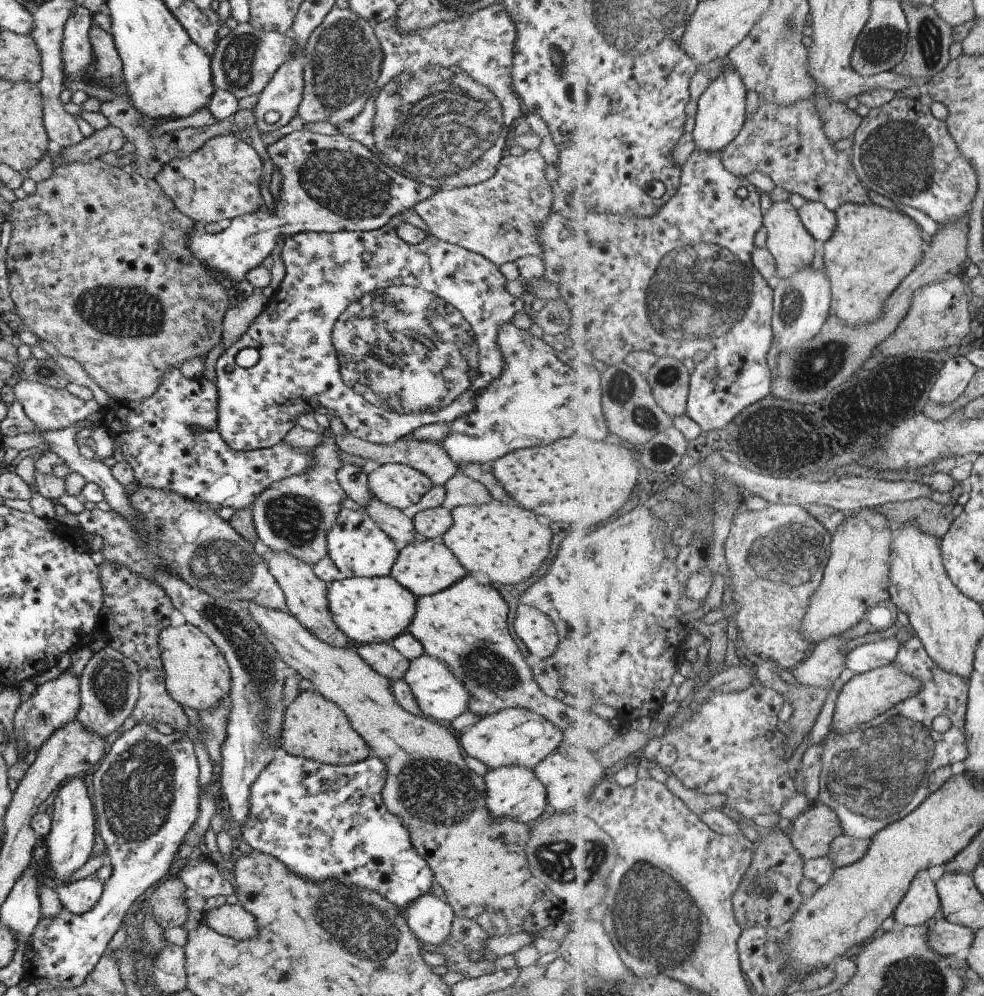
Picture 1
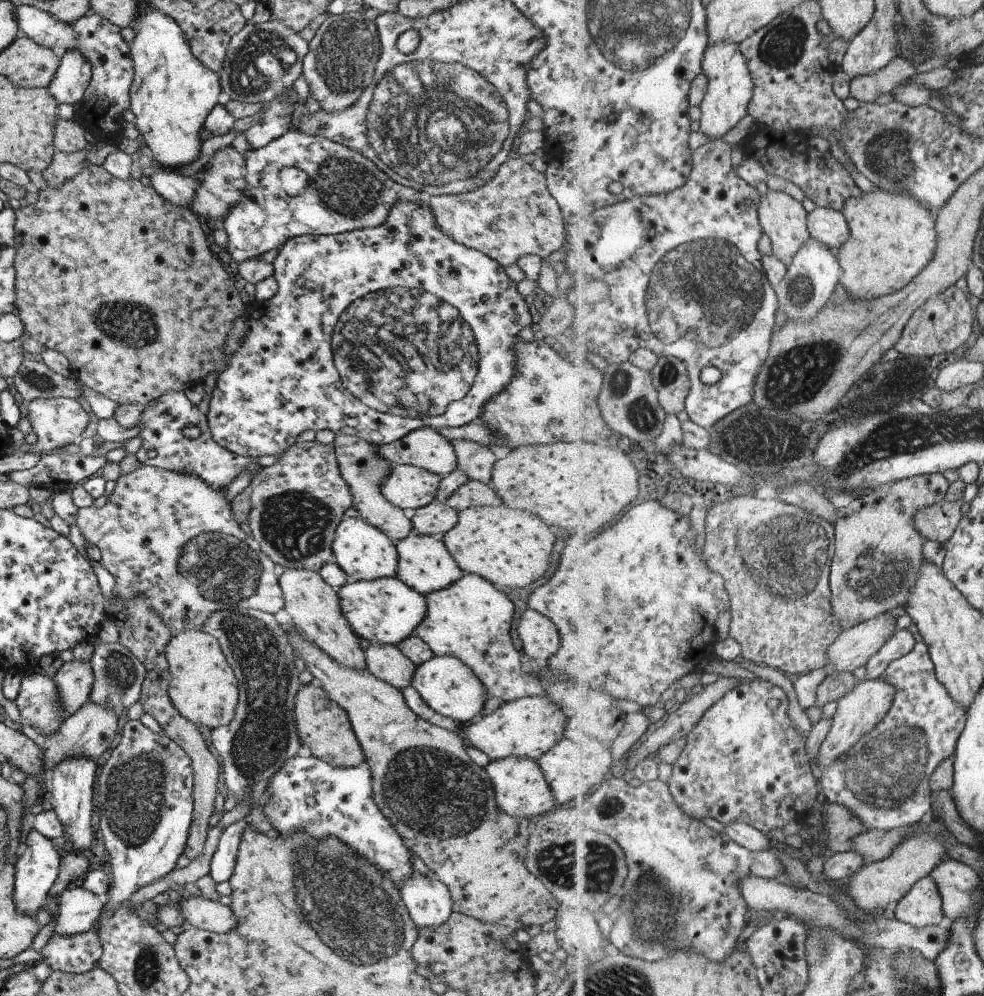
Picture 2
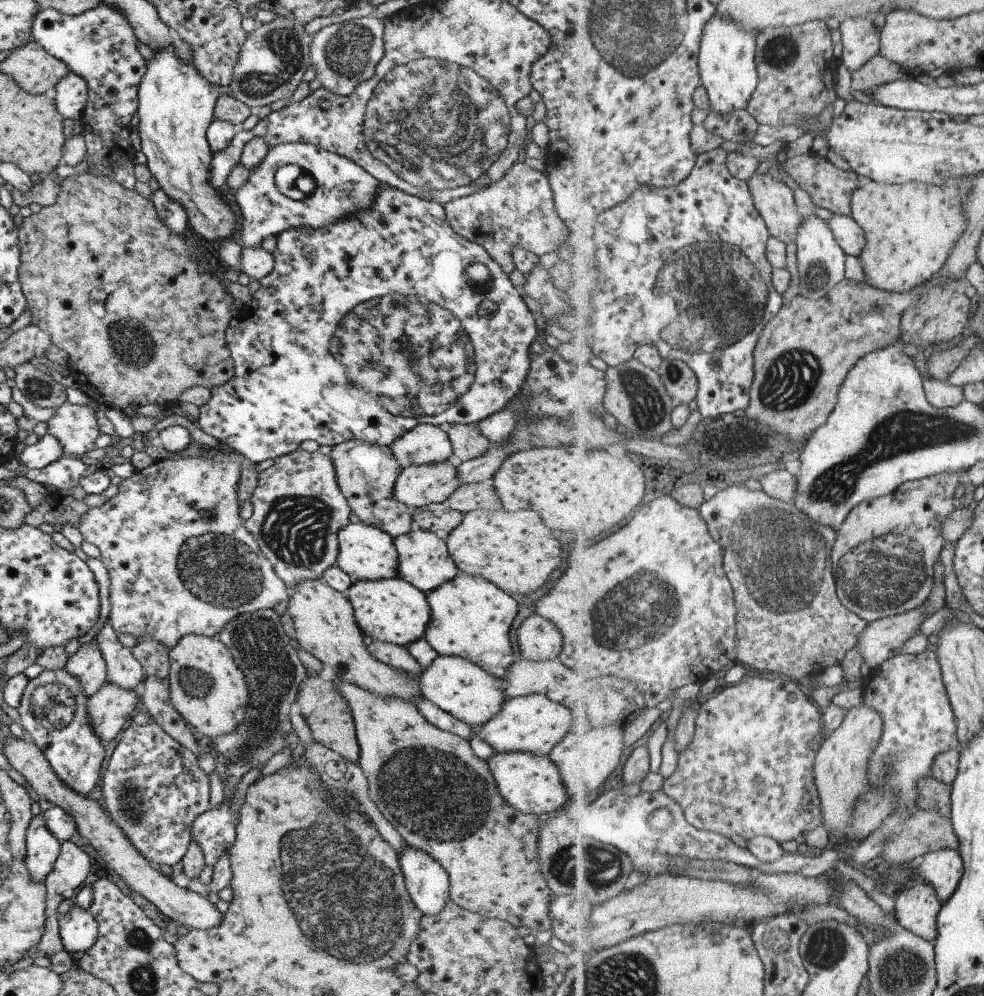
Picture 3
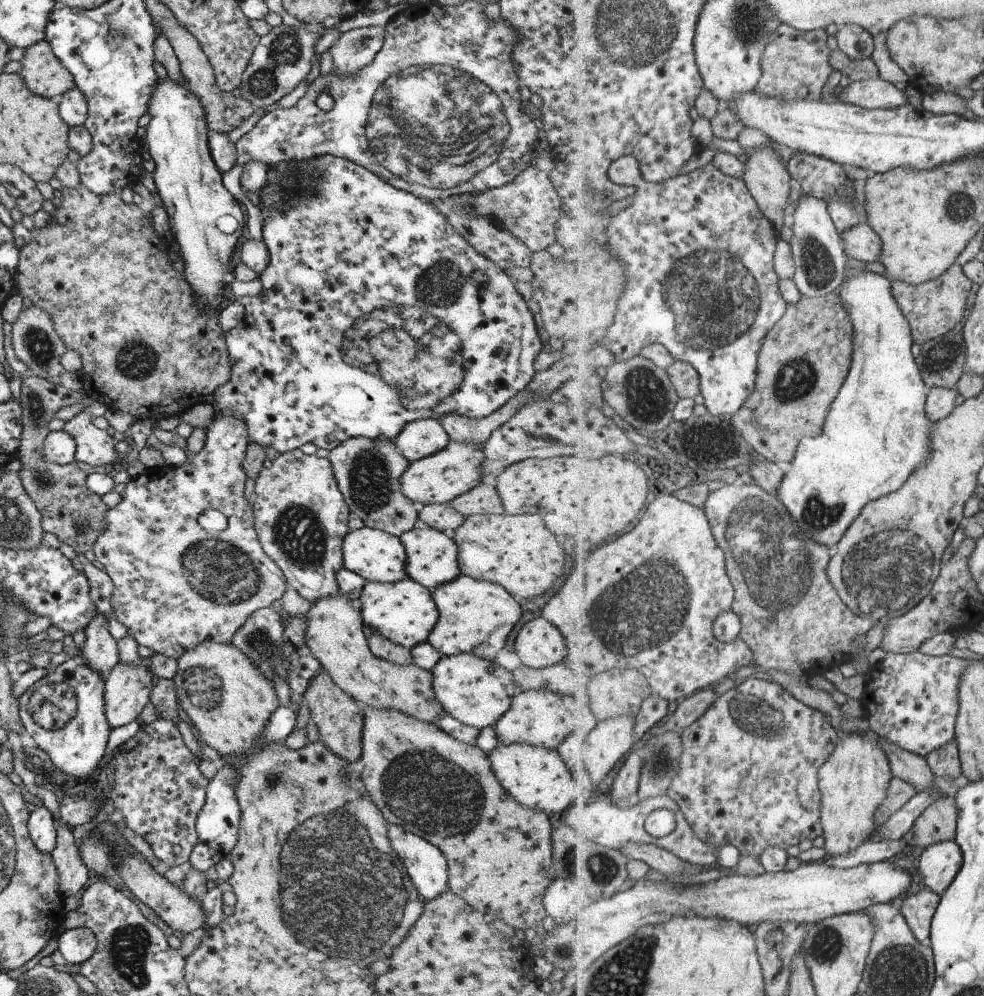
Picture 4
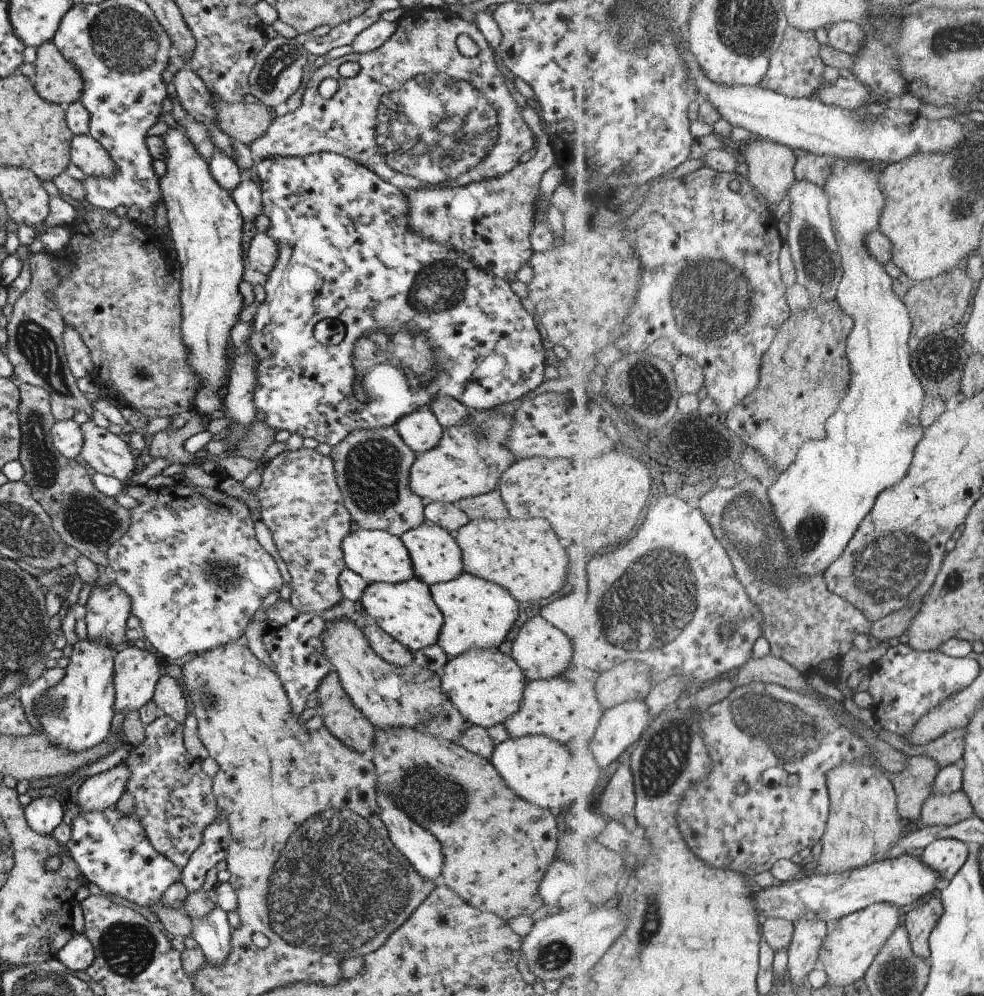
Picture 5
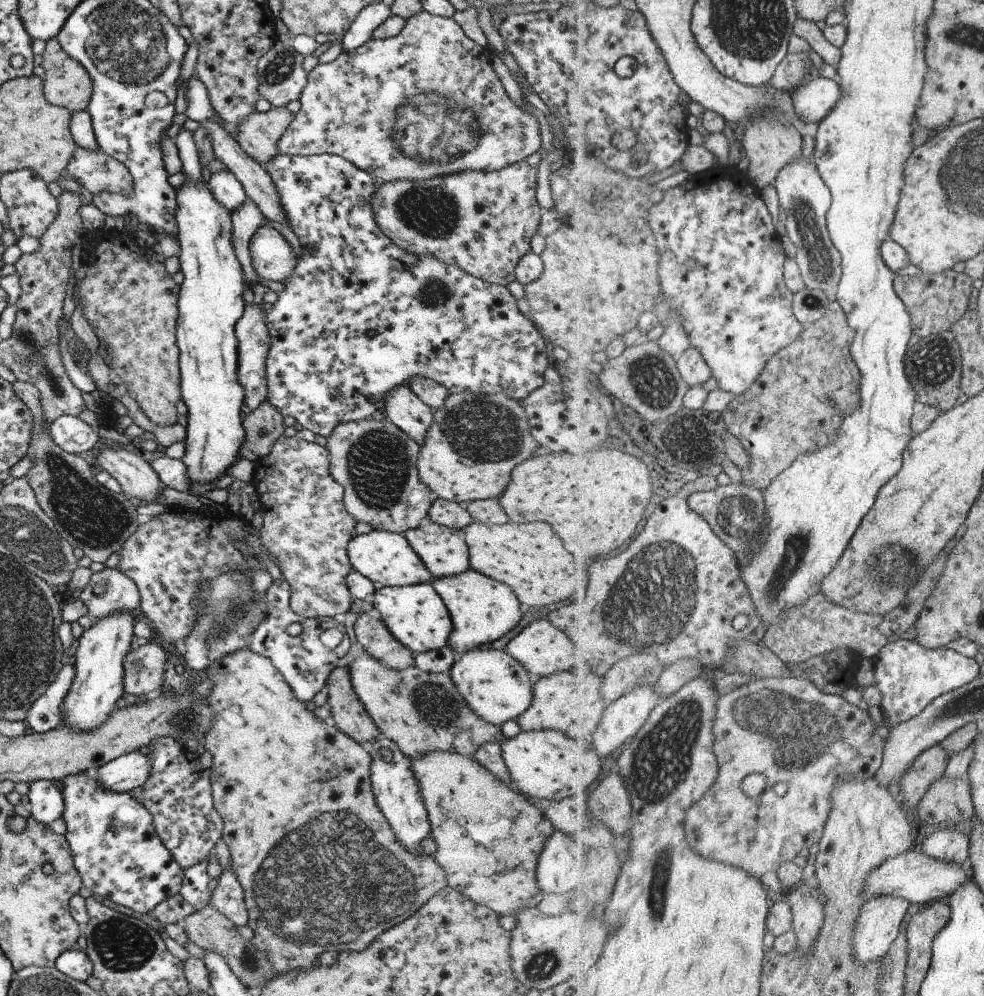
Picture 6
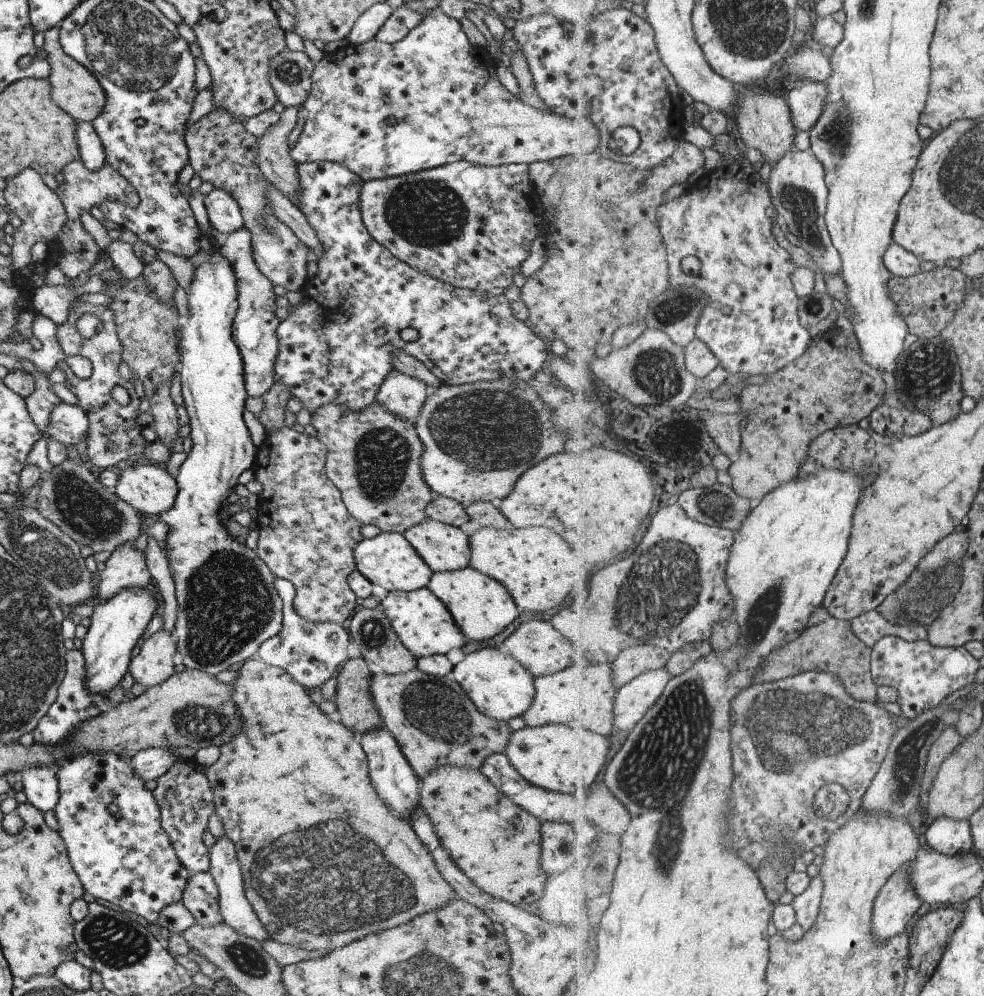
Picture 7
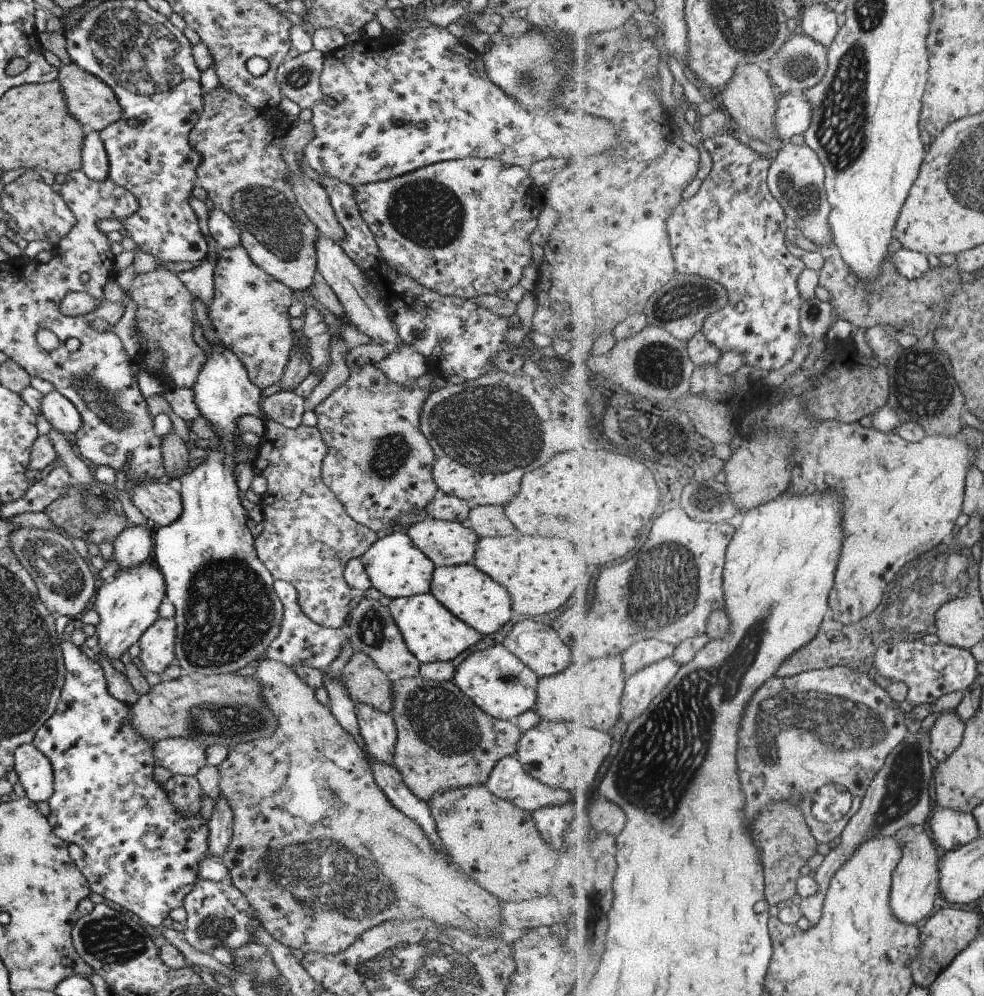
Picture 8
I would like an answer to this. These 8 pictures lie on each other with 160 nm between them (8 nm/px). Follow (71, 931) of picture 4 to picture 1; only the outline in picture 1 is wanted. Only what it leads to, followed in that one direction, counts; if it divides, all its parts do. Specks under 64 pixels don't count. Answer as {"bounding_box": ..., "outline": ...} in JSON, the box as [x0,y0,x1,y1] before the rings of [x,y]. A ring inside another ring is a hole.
{"bounding_box":[55,874,102,916],"outline":[[[92,874],[70,884],[57,884],[55,892],[63,910],[79,916],[91,910],[99,900],[102,884]]]}

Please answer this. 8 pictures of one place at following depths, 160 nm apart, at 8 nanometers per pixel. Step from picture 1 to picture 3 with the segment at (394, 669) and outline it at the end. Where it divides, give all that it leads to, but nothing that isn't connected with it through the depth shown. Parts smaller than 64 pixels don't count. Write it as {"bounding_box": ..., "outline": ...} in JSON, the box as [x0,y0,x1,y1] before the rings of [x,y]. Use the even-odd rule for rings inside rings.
{"bounding_box":[366,639,422,677],"outline":[[[377,639],[368,640],[366,647],[371,656],[379,662],[401,669],[412,677],[420,676],[422,670],[417,661],[409,654],[407,647],[378,641]]]}

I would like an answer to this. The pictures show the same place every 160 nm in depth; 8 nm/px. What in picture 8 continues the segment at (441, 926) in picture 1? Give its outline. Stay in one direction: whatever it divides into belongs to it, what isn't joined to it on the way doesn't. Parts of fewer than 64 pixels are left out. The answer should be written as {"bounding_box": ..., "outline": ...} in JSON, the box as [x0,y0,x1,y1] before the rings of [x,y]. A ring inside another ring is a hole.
{"bounding_box":[355,704,396,767],"outline":[[[357,704],[355,712],[366,760],[375,760],[393,767],[396,730],[390,713],[383,714],[367,704]]]}

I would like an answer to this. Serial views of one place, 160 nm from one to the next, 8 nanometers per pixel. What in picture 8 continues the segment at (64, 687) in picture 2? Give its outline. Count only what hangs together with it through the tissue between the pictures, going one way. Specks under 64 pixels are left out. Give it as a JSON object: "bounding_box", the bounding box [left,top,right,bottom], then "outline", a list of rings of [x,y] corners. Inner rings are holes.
{"bounding_box":[112,523,153,573],"outline":[[[130,523],[115,536],[112,540],[112,558],[119,566],[117,573],[143,564],[152,551],[152,536],[153,531],[148,526],[133,526]]]}

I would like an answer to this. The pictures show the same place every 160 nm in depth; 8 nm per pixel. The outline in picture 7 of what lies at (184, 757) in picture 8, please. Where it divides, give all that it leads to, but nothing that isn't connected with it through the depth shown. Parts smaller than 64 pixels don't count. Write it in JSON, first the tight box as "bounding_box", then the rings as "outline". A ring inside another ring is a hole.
{"bounding_box":[129,748,178,782],"outline":[[[149,748],[131,755],[129,764],[131,764],[131,772],[145,782],[148,780],[156,780],[162,776],[167,768],[171,767],[173,762],[178,758],[173,756],[170,748]]]}

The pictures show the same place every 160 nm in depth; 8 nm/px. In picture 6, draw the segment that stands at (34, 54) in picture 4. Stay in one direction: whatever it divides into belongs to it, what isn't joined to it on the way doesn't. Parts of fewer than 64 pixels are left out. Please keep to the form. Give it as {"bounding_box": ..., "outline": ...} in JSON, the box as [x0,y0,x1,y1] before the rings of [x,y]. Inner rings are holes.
{"bounding_box":[37,39,92,113],"outline":[[[57,39],[46,40],[42,62],[37,70],[42,77],[42,91],[49,104],[66,108],[70,113],[85,111],[92,93],[92,82],[87,71],[59,46]]]}

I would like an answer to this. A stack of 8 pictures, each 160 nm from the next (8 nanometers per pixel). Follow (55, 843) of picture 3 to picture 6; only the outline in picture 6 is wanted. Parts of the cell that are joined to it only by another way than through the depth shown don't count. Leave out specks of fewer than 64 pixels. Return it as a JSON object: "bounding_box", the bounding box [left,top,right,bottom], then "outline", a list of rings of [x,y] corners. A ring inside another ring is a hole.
{"bounding_box":[28,779,64,824],"outline":[[[39,779],[28,784],[29,814],[41,824],[48,824],[62,815],[64,806],[60,790],[53,781]]]}

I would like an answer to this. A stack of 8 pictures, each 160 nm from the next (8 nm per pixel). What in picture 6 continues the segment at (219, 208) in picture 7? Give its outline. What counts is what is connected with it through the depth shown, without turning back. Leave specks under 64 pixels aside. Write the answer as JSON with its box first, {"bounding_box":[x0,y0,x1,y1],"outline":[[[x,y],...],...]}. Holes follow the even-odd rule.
{"bounding_box":[205,170,247,213],"outline":[[[228,170],[213,173],[205,184],[216,202],[230,213],[236,211],[247,200],[241,184]]]}

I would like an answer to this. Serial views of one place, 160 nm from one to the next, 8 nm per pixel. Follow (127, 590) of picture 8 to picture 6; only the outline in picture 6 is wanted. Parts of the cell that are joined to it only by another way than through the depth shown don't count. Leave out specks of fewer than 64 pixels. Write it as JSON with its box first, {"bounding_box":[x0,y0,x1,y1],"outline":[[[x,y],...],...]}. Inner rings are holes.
{"bounding_box":[62,611,135,731],"outline":[[[127,611],[112,612],[93,621],[89,628],[82,629],[74,653],[74,679],[62,702],[63,725],[74,731],[88,731],[100,725],[116,708],[115,700],[124,692],[122,662],[129,652],[135,615]]]}

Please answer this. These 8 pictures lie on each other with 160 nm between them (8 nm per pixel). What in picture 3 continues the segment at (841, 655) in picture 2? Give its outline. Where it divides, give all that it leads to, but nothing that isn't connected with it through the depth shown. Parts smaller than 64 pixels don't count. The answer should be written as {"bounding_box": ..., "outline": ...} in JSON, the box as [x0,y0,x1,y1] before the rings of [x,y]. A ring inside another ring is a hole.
{"bounding_box":[855,605,927,668],"outline":[[[921,605],[897,616],[872,621],[855,646],[863,653],[868,666],[878,668],[886,660],[901,654],[905,643],[917,635],[921,624],[927,620],[925,612],[927,606]]]}

